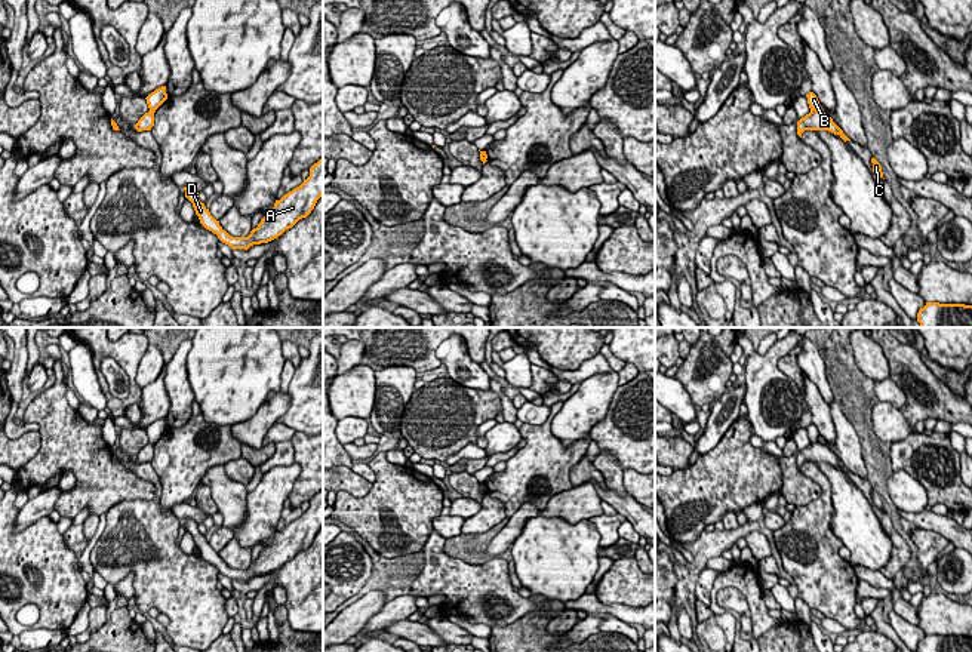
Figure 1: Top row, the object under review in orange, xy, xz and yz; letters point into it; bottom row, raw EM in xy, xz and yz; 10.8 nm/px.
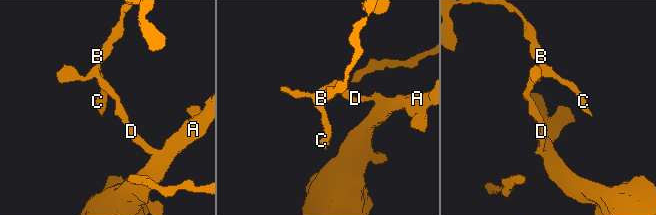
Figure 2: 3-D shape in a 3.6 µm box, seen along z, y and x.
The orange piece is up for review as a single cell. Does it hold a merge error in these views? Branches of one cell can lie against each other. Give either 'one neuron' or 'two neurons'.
two neurons

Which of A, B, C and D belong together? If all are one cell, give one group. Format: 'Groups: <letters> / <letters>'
Groups: A C D / B

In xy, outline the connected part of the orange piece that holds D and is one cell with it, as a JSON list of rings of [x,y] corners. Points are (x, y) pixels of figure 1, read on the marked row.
[[[323,159],[310,167],[310,176],[304,182],[276,200],[271,212],[267,212],[256,228],[247,237],[230,236],[216,221],[209,209],[199,200],[199,193],[193,187],[184,187],[185,197],[193,203],[200,224],[218,236],[231,249],[247,250],[253,244],[268,243],[286,230],[292,228],[299,219],[307,218],[317,200],[323,196]]]

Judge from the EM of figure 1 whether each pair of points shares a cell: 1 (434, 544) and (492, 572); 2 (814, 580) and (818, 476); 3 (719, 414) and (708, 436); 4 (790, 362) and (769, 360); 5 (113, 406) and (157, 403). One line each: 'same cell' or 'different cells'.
1: same cell
2: same cell
3: same cell
4: different cells
5: different cells

